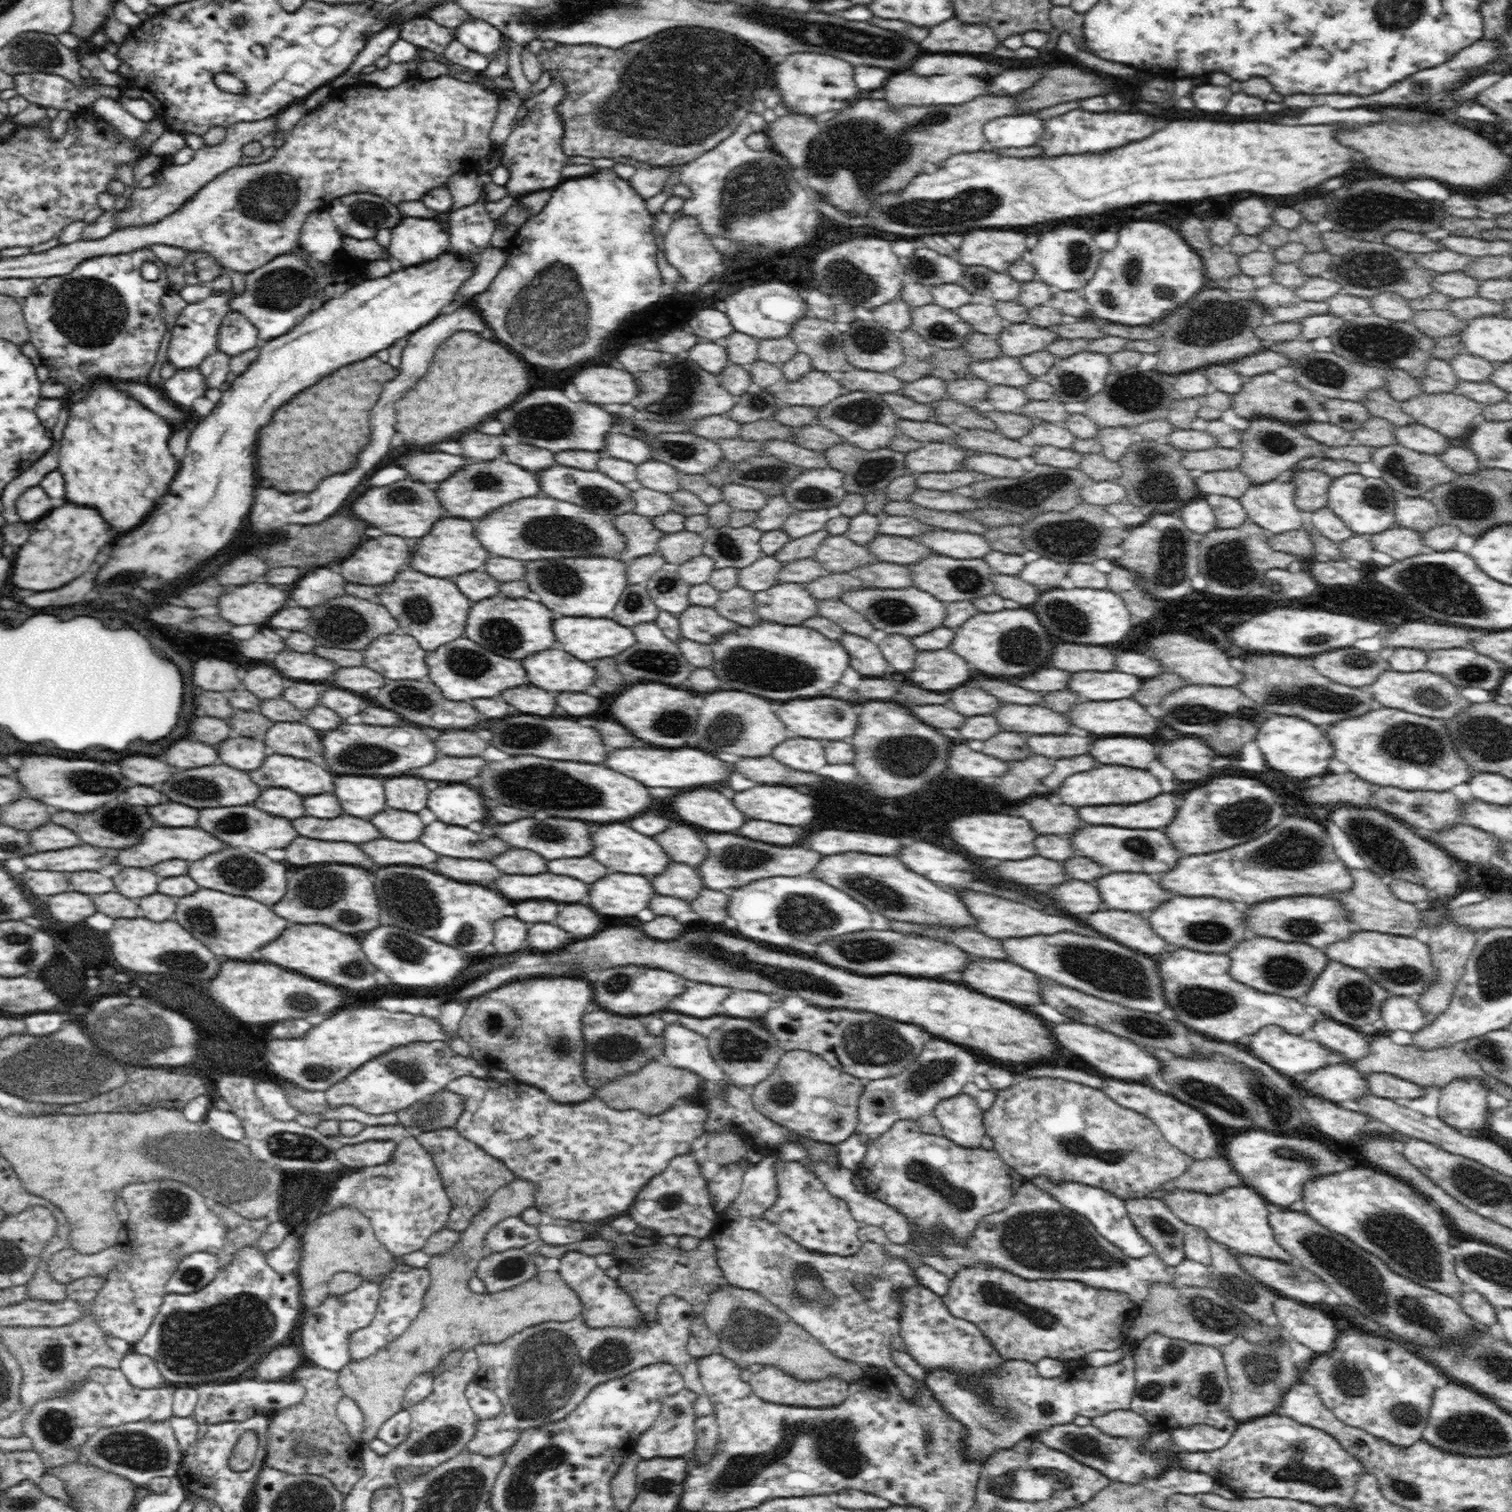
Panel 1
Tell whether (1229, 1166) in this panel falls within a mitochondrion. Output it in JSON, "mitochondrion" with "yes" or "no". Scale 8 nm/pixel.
{"mitochondrion":"no"}

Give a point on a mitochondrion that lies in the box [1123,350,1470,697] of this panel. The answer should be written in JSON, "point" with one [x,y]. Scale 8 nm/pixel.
{"point":[1156,484]}

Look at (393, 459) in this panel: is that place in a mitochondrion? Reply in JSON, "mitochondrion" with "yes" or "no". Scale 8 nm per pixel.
{"mitochondrion":"no"}

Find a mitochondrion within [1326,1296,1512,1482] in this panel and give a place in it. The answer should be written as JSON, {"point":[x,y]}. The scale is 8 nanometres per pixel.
{"point":[1469,1430]}

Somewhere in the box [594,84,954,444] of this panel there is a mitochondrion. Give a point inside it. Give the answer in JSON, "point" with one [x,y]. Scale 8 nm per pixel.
{"point":[868,151]}

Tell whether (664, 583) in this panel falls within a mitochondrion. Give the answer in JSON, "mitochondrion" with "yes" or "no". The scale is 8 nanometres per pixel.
{"mitochondrion":"yes"}

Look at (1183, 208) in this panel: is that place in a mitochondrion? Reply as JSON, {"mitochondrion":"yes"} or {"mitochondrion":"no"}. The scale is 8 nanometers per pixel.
{"mitochondrion":"no"}

